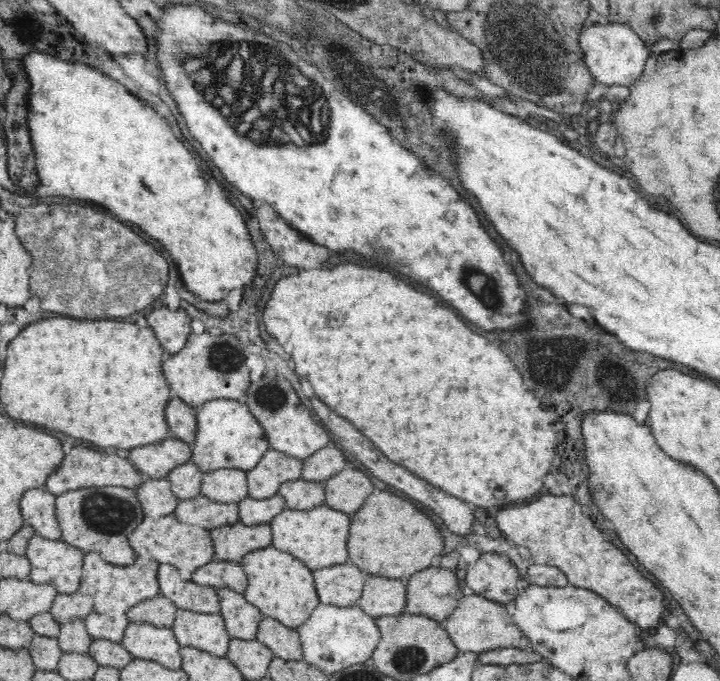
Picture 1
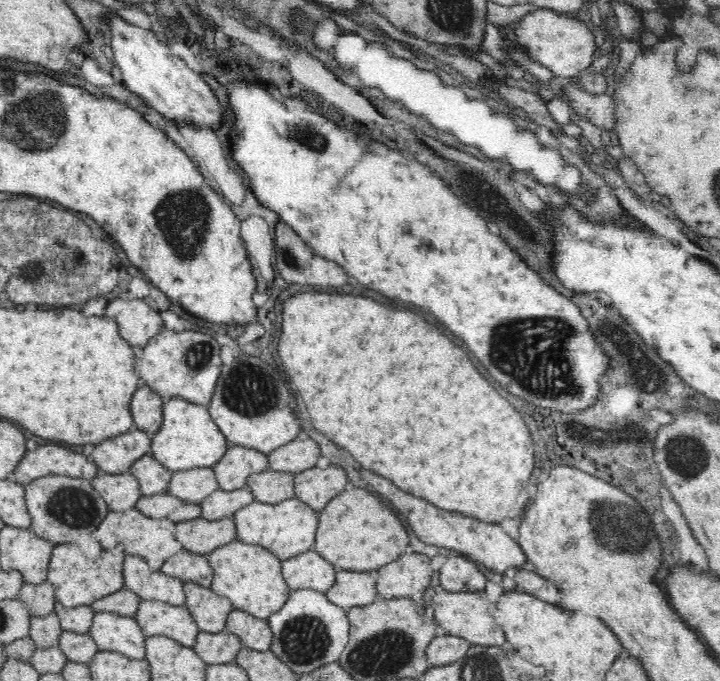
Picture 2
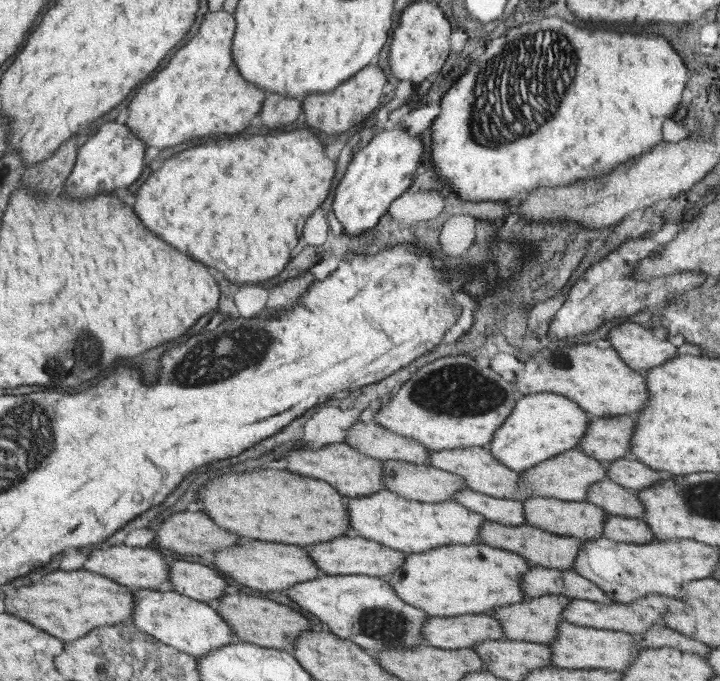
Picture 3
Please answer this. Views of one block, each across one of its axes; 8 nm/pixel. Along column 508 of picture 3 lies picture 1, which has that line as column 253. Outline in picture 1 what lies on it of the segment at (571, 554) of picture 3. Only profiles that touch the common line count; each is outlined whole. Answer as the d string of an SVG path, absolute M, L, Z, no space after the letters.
M242 523L224 525L210 530L215 560L240 563L250 551L271 546L269 524L246 526Z

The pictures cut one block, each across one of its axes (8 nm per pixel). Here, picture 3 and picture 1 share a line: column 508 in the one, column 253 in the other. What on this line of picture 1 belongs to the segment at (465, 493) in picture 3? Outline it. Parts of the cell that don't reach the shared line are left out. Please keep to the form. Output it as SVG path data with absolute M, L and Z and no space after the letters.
M278 493L267 499L254 499L248 496L243 498L237 506L239 507L240 523L246 526L270 525L270 521L276 515L287 509L286 501Z

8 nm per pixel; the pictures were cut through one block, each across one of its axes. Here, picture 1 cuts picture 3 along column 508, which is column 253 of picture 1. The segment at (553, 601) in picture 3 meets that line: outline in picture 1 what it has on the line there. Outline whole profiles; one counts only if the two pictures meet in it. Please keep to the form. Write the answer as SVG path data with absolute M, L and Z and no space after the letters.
M217 589L219 612L231 638L256 639L258 622L263 614L243 594L230 589Z

